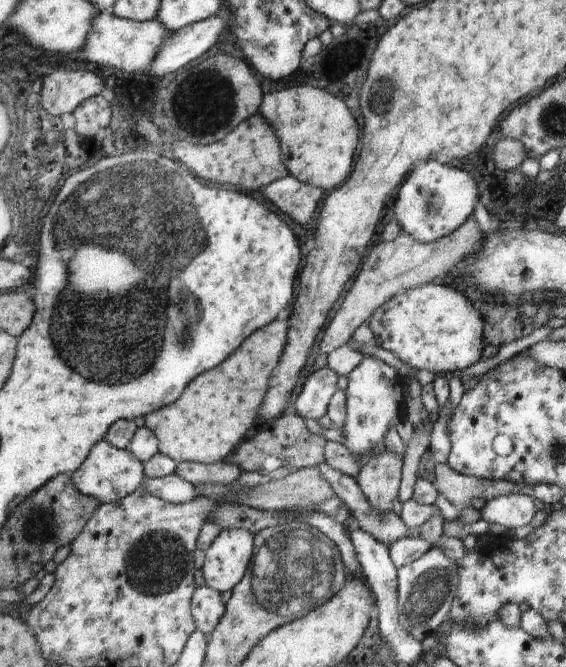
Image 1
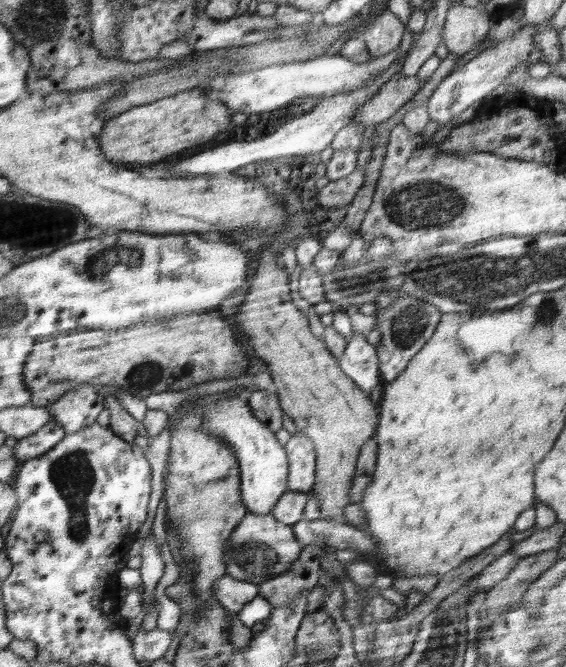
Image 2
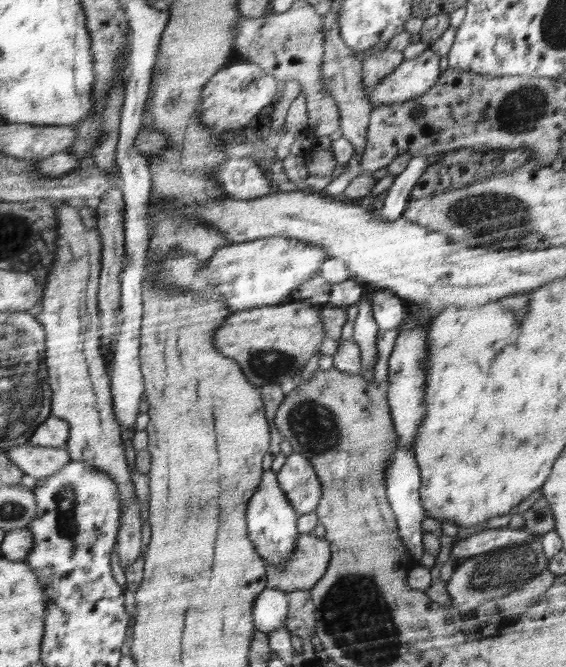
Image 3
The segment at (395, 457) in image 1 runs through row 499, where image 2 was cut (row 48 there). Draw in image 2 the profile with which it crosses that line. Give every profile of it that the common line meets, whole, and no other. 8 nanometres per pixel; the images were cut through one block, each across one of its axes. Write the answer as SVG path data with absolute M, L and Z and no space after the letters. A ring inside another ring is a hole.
M386 10L365 26L366 31L360 37L372 59L380 58L400 45L406 29L407 26L396 15Z

